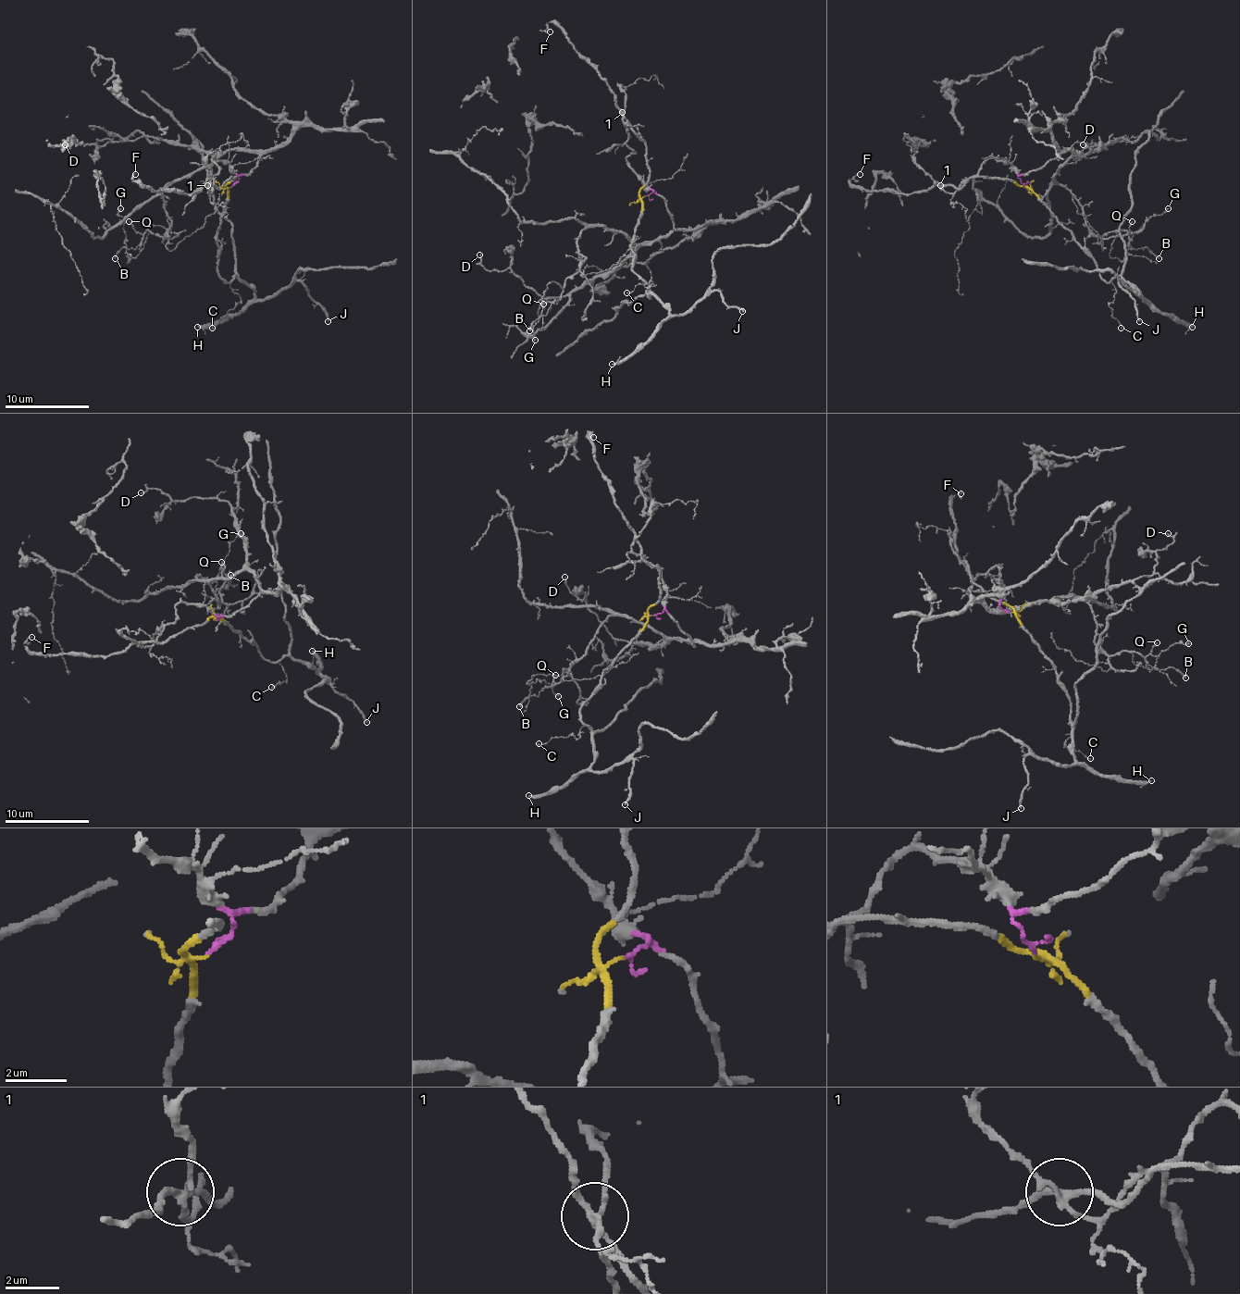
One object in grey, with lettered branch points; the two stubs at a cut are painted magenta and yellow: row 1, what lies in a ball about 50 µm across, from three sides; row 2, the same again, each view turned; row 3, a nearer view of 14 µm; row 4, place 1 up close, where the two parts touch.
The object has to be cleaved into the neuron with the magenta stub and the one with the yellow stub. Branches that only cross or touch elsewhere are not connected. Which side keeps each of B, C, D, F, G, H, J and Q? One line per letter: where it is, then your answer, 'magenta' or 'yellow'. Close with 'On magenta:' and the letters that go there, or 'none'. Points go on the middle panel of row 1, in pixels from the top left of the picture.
B: (529, 330) | magenta
C: (626, 292) | yellow
D: (479, 255) | magenta
F: (550, 31) | yellow
G: (535, 340) | magenta
H: (612, 364) | yellow
J: (742, 311) | yellow
Q: (543, 304) | magenta
On magenta: B, D, G, Q

